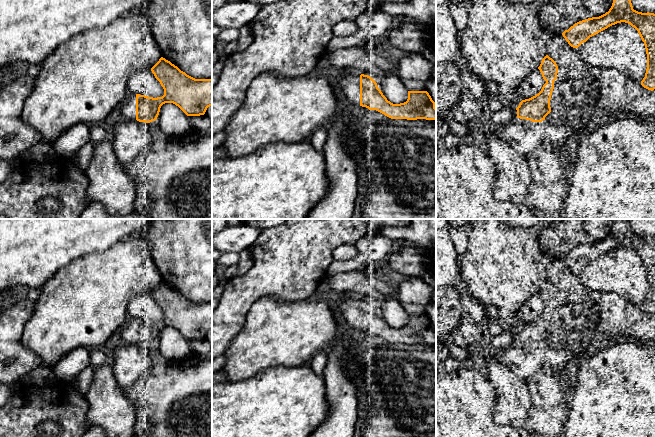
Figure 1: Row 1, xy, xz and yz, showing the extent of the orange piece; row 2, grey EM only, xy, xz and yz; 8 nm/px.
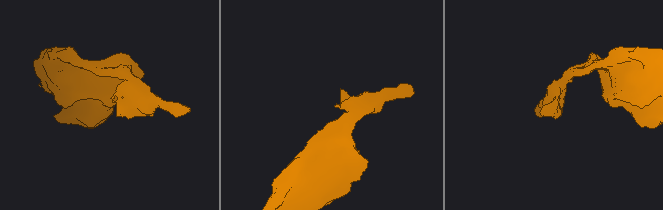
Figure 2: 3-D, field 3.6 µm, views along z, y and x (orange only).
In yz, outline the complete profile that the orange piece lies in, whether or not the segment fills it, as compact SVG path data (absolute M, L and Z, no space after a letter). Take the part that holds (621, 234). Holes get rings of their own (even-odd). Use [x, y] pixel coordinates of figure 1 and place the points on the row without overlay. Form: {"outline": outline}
{"outline": "M616 219L608 236L599 241L579 245L565 254L562 259L571 271L578 272L590 261L621 246L634 251L644 266L647 293L641 309L653 315L655 313L655 238L634 234L630 222L626 219Z"}

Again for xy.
{"outline": "M161 281L151 292L164 313L162 321L131 318L121 334L121 344L150 347L165 327L173 327L187 340L204 339L212 330L212 303L195 303Z"}

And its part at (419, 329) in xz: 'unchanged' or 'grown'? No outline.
grown

